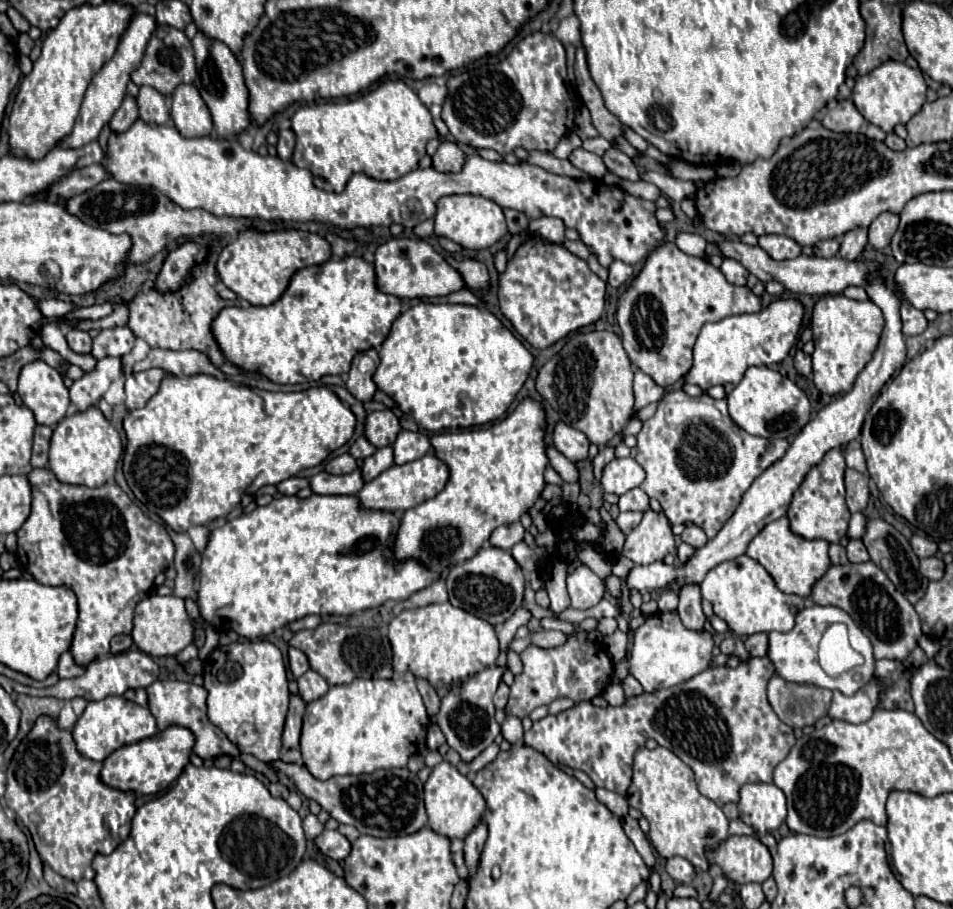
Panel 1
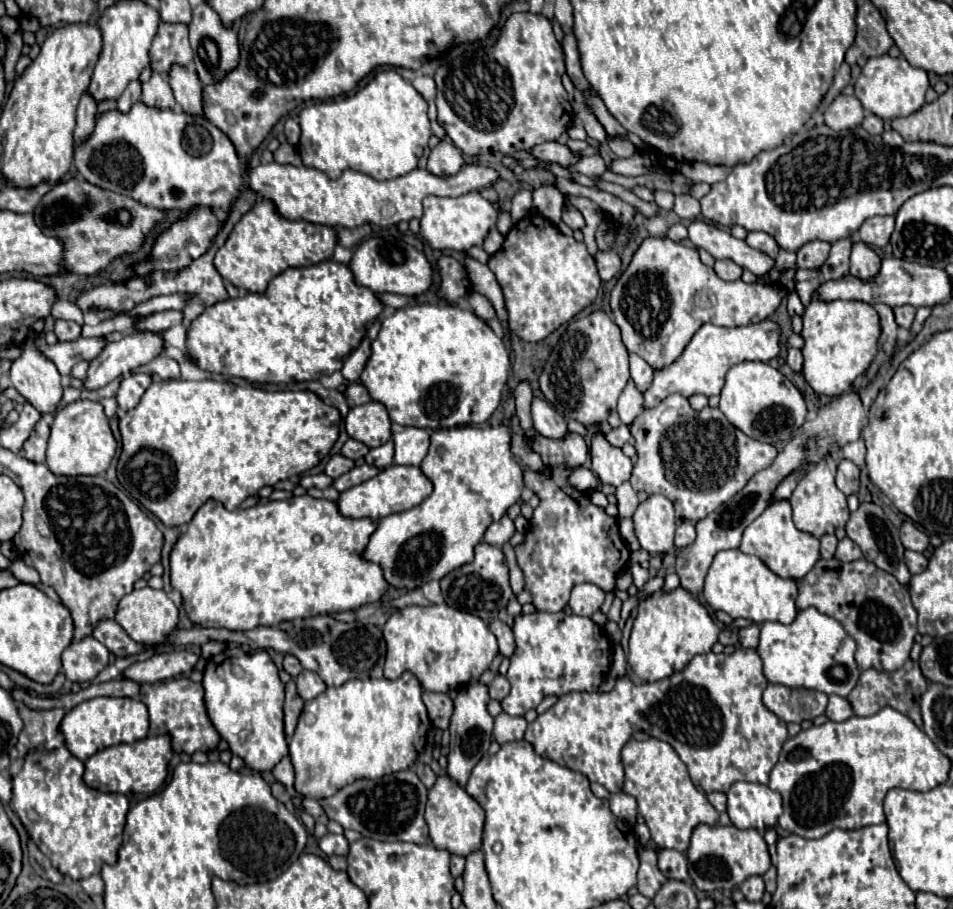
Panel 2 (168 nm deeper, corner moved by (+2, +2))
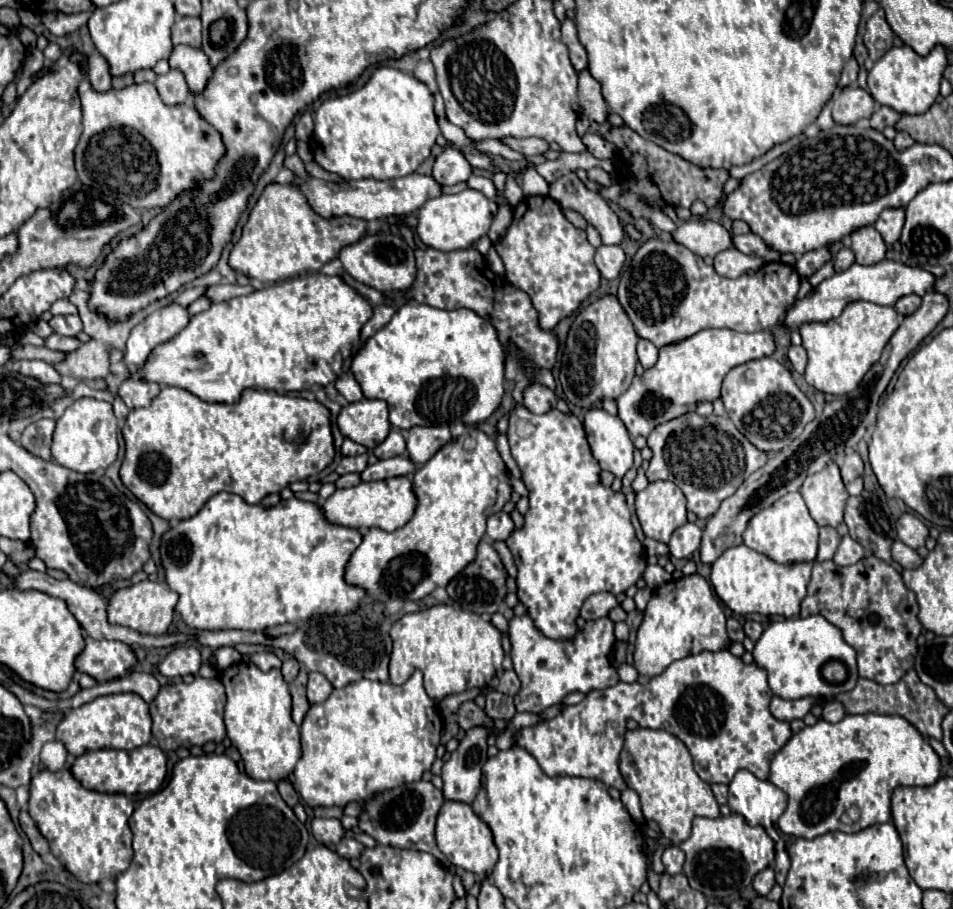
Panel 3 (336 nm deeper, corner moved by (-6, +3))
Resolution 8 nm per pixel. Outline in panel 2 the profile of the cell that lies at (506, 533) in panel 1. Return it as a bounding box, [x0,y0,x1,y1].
[484,515,516,547]

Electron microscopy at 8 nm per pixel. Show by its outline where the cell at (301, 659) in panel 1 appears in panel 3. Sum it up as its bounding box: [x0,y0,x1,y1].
[282,658,300,682]

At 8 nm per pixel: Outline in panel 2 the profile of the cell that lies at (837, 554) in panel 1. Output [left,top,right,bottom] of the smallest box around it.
[820,535,838,559]

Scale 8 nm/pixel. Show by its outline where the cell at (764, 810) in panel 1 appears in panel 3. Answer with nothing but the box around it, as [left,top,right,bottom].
[728,770,788,826]

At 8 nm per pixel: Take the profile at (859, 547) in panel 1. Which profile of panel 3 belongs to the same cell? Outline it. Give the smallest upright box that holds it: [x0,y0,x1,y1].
[832,534,864,566]

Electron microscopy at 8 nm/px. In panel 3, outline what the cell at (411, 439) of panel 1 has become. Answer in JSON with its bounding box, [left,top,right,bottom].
[406,426,452,464]

